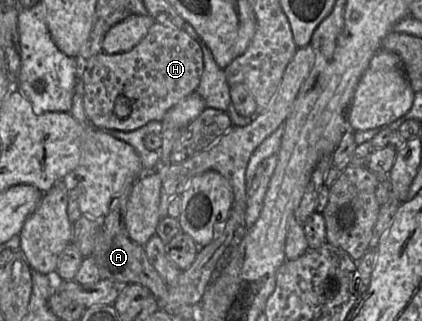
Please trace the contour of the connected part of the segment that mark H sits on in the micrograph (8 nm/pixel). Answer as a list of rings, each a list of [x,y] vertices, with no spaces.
[[[155,22],[147,35],[127,52],[92,56],[83,73],[83,102],[89,122],[102,130],[134,131],[150,121],[162,121],[170,108],[194,92],[203,74],[200,45],[182,28]]]

